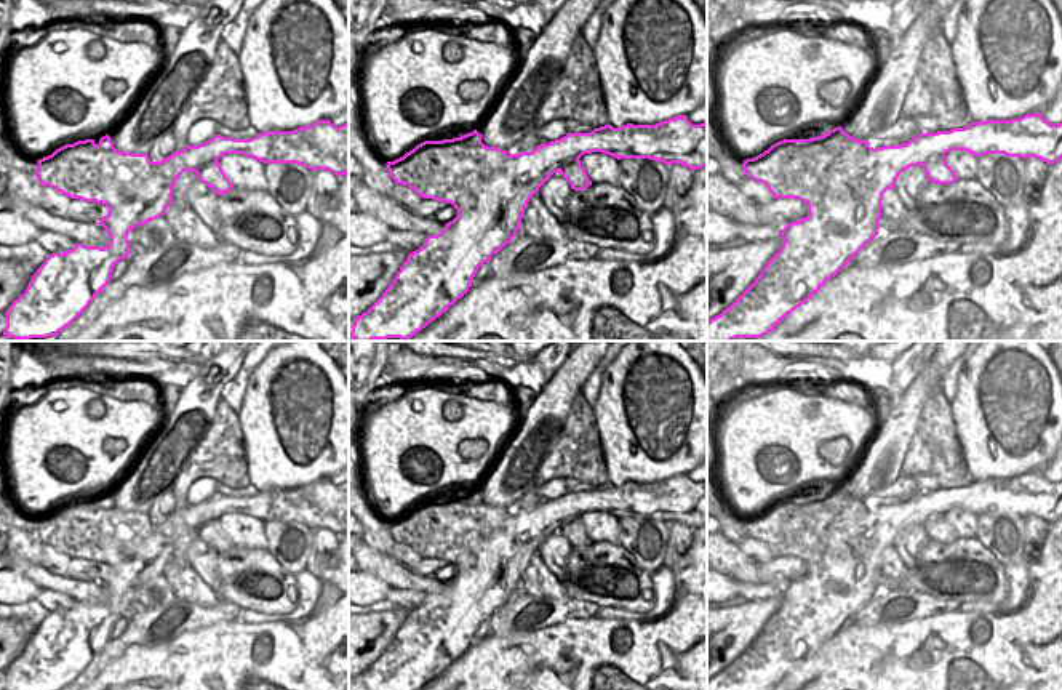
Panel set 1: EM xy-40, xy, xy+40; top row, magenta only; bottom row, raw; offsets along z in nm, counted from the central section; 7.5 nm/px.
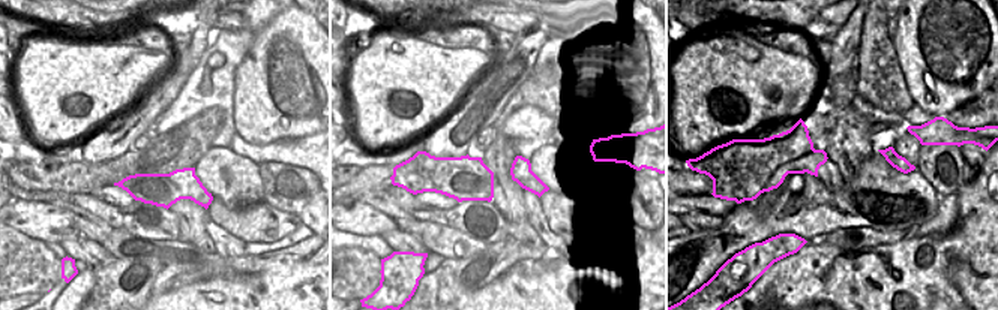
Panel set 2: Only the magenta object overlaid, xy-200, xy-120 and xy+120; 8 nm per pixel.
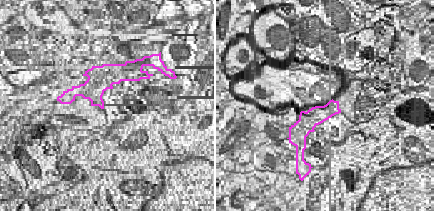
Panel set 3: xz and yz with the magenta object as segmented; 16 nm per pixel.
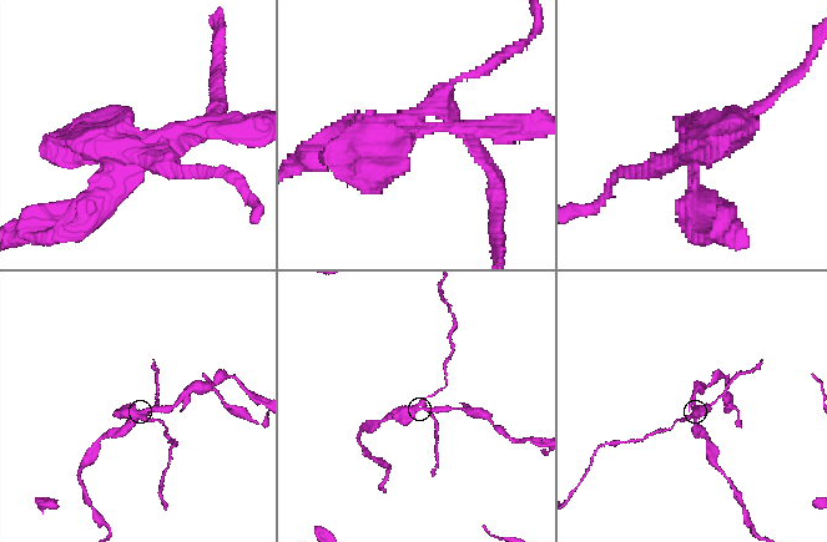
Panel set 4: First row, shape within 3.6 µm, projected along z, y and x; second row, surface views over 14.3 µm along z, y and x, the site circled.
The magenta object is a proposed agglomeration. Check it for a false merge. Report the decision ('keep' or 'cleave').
cleave

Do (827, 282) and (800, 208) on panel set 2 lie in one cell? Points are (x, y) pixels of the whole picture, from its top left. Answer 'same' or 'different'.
different

